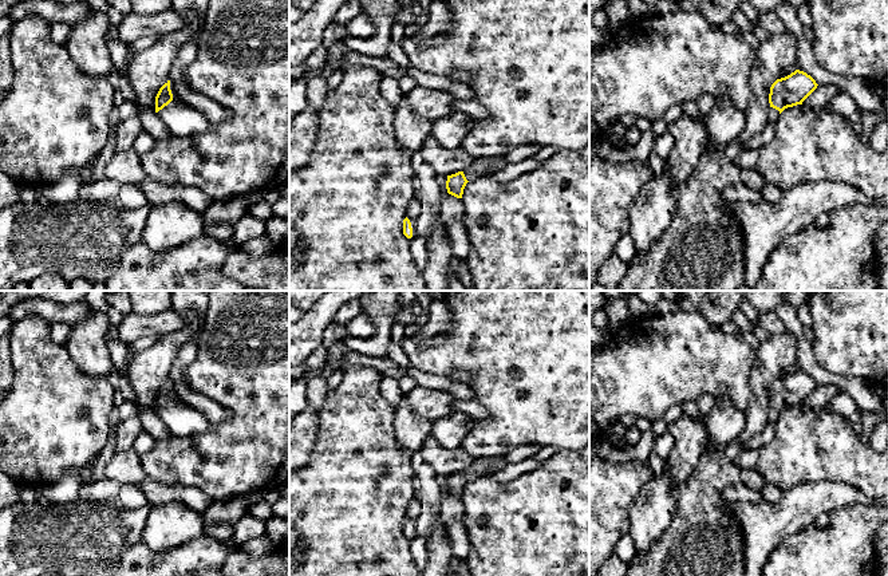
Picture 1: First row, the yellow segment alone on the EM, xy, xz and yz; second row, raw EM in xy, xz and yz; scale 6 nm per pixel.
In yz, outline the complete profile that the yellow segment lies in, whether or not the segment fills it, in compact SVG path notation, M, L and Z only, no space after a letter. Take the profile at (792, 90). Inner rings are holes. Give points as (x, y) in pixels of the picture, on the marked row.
M800 70L777 79L769 94L769 122L774 125L785 109L802 104L817 86L810 75Z

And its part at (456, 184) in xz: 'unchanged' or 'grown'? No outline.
grown

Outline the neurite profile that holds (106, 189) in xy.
M103 179L100 182L90 182L82 185L80 196L87 201L98 200L115 200L119 194L121 184L111 179Z

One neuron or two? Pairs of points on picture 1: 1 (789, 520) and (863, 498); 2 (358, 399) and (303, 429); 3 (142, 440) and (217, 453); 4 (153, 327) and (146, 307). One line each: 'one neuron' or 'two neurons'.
1: one neuron
2: two neurons
3: two neurons
4: two neurons

